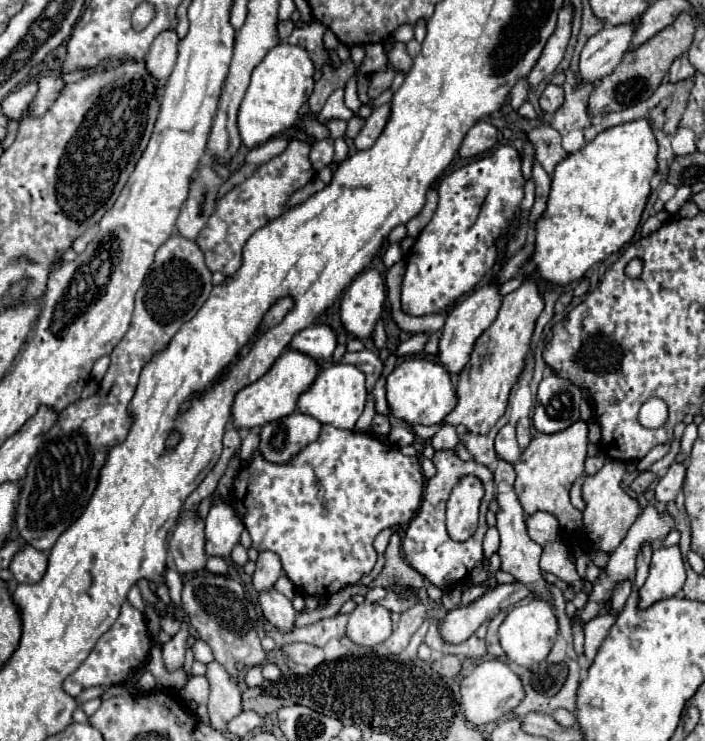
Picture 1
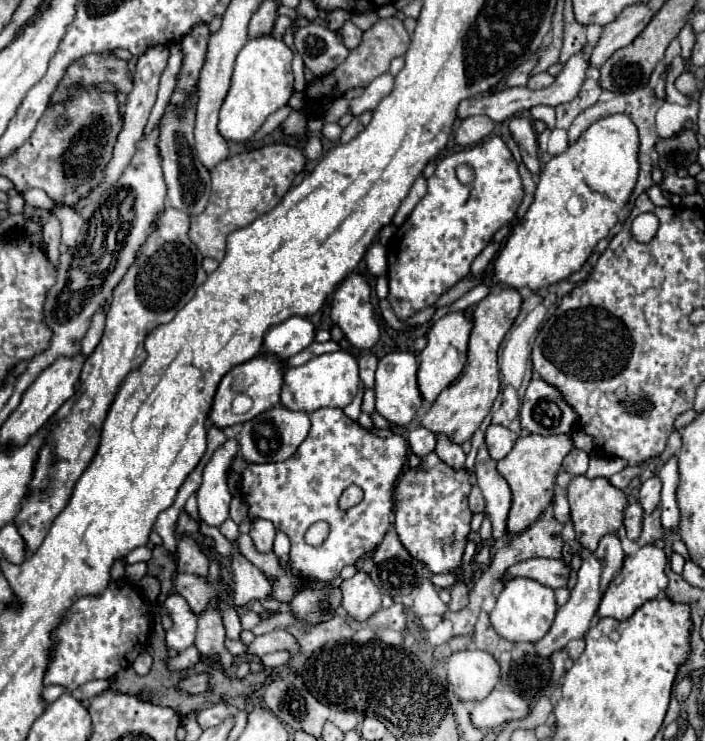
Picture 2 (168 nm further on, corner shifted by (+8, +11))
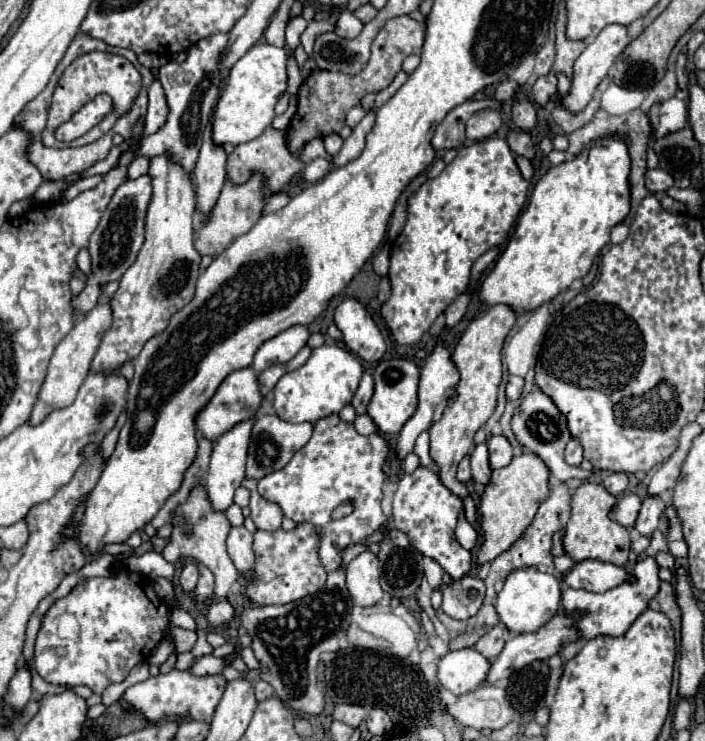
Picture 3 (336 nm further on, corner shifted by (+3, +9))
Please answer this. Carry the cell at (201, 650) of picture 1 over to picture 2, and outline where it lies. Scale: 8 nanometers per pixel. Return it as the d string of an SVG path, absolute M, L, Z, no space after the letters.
M171 592L163 600L163 608L173 620L173 626L171 630L167 630L167 636L165 636L167 648L175 648L179 652L189 648L195 642L197 616L191 612L187 600L183 600L183 596L179 596L177 592Z

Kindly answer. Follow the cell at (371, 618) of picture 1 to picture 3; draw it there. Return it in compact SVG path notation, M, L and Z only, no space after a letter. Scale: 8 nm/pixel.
M362 552L346 566L346 586L356 606L374 606L382 598L378 558L372 552Z

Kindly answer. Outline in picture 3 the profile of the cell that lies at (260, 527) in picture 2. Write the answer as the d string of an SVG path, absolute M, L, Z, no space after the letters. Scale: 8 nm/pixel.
M246 478L244 482L242 482L250 492L252 492L252 496L250 496L250 510L252 510L252 520L254 520L254 524L256 524L256 528L258 530L266 530L266 532L274 532L274 530L278 530L280 528L280 524L282 524L282 510L274 504L274 502L268 502L268 500L264 500L260 494L258 494L258 490L256 490L256 480L254 478Z

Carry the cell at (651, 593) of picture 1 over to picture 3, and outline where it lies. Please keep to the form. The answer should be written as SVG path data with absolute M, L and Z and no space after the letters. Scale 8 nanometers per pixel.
M646 556L642 560L638 560L632 568L632 582L622 582L620 586L606 590L604 594L592 594L586 590L572 590L566 588L562 592L562 606L566 612L574 612L574 610L584 610L586 616L582 620L578 620L576 628L580 630L582 638L594 638L600 634L608 634L608 636L622 636L632 622L650 606L650 602L656 598L658 590L660 590L660 578L658 578L658 570L660 566L656 564L656 560L652 556Z

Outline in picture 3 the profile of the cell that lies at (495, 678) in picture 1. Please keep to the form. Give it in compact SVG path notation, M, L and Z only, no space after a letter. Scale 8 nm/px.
M462 648L448 652L438 662L438 682L452 694L460 696L482 686L486 682L488 670L488 658L484 658L474 648Z

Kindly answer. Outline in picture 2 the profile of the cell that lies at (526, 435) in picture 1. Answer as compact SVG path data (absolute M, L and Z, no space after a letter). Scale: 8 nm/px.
M505 386L503 390L503 410L507 412L509 420L513 420L517 414L519 414L519 396L517 396L517 390L513 386Z

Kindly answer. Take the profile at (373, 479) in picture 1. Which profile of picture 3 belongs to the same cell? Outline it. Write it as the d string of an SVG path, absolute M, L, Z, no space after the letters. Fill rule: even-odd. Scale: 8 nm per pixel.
M332 414L314 424L310 442L300 448L282 470L258 480L258 492L268 502L278 504L286 518L296 524L310 522L316 528L320 536L318 556L322 568L326 572L334 572L342 562L336 548L358 544L376 530L382 530L384 534L390 530L388 518L380 508L382 486L386 482L384 468L390 464L390 452L392 448L382 434L362 436L356 432L354 424ZM346 500L354 500L354 512L342 520L332 520L332 510Z

